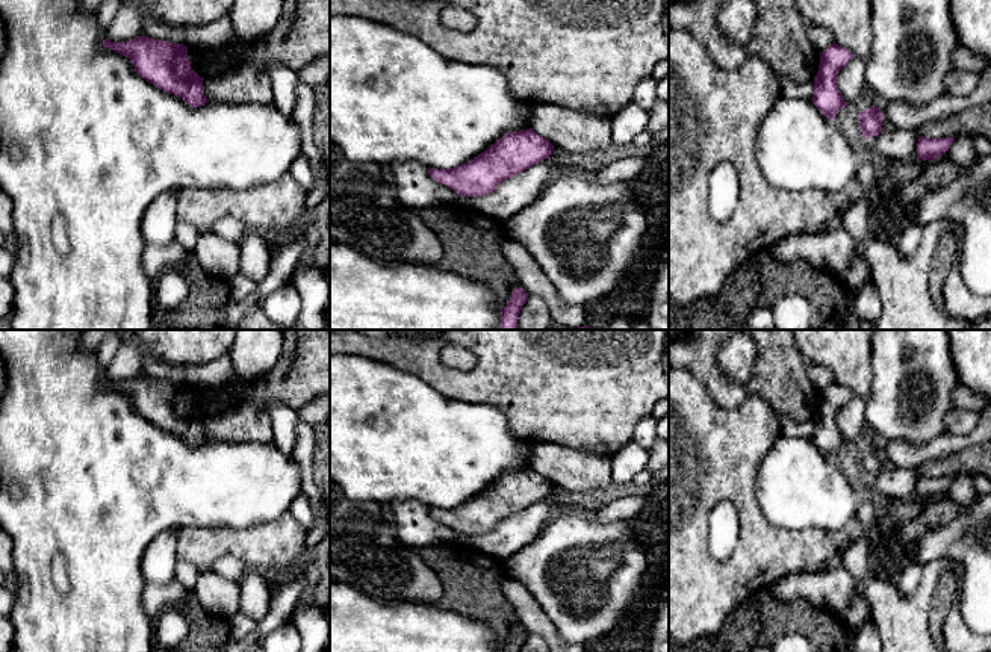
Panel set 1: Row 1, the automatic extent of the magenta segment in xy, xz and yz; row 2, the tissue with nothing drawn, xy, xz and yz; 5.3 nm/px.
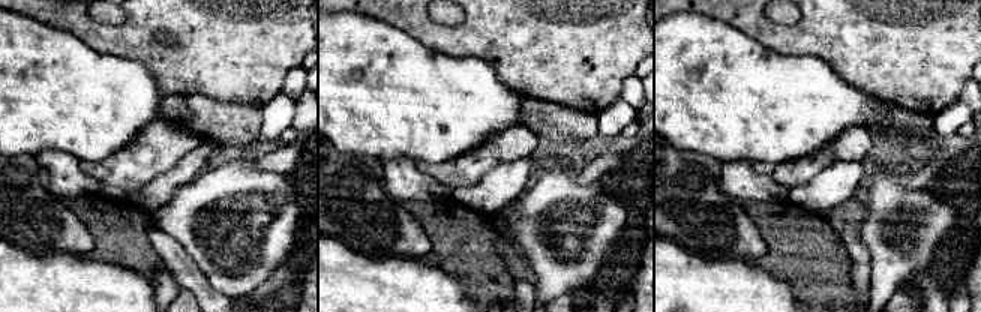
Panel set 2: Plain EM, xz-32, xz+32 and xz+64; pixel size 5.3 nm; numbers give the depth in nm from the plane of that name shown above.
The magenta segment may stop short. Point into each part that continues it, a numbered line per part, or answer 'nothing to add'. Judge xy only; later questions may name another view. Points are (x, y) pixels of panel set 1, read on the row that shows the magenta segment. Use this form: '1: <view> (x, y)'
nothing to add

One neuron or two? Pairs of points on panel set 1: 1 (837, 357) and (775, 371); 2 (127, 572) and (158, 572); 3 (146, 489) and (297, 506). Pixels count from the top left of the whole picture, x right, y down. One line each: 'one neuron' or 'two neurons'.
1: two neurons
2: two neurons
3: two neurons

